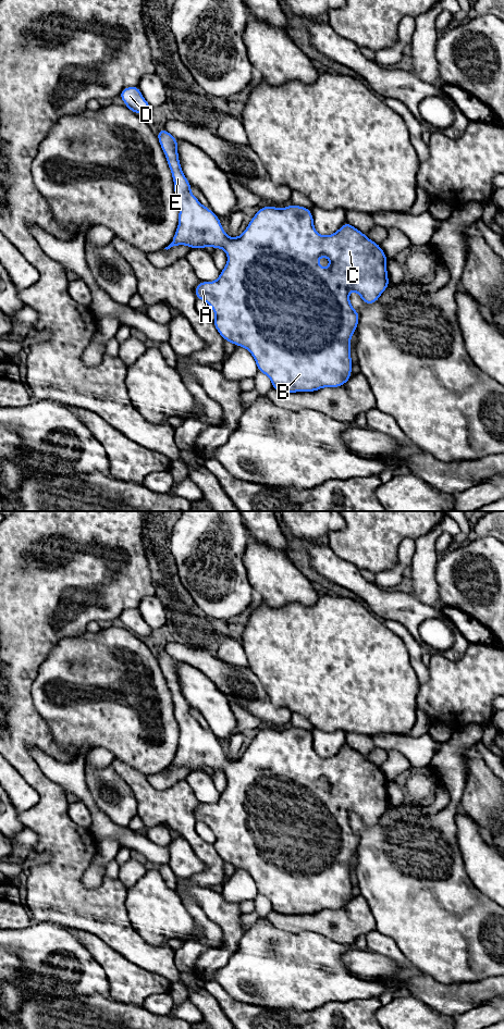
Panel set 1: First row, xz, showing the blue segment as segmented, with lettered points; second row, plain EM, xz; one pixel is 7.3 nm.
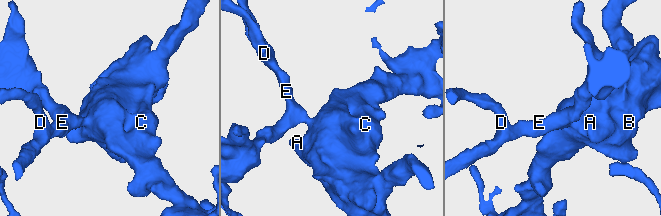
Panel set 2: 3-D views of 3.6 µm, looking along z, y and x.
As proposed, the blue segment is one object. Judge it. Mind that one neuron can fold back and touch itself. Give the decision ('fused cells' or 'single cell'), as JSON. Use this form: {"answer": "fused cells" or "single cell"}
{"answer": "single cell"}

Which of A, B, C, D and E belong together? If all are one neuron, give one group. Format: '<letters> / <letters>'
A B C D E

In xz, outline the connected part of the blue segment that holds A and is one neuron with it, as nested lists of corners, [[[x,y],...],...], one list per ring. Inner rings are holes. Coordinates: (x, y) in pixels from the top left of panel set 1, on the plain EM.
[[[164,650],[157,655],[160,668],[165,677],[168,687],[171,692],[173,704],[174,704],[174,715],[179,723],[180,735],[179,735],[179,748],[176,751],[175,757],[172,765],[164,771],[170,771],[173,768],[186,767],[192,771],[214,769],[216,771],[222,770],[228,777],[228,785],[225,790],[221,793],[220,798],[214,804],[200,804],[195,810],[195,818],[197,821],[205,822],[214,833],[216,841],[212,844],[219,856],[224,860],[225,864],[231,864],[235,868],[241,868],[246,870],[254,879],[258,893],[268,897],[272,905],[272,910],[278,914],[285,915],[297,915],[297,914],[316,914],[323,909],[341,909],[351,900],[353,883],[351,881],[351,859],[355,855],[359,843],[359,835],[352,829],[349,823],[349,814],[355,813],[367,827],[374,826],[378,823],[381,816],[389,808],[389,799],[386,793],[388,779],[380,770],[379,766],[376,766],[369,761],[364,755],[355,751],[347,744],[345,744],[337,754],[332,757],[323,758],[317,755],[314,749],[314,740],[309,731],[296,727],[291,727],[288,729],[278,731],[273,728],[263,729],[258,732],[258,734],[250,742],[248,748],[238,759],[229,759],[220,744],[220,741],[209,731],[201,727],[198,721],[190,714],[190,705],[185,699],[177,674],[177,661],[173,659]],[[320,779],[328,779],[330,783],[329,790],[321,790],[318,785]]]

